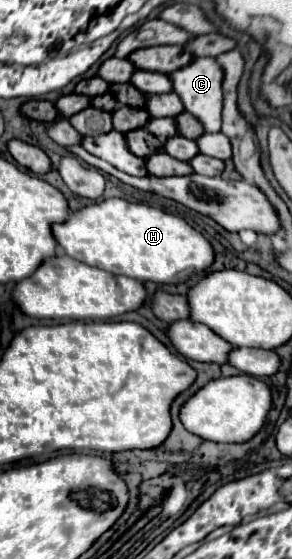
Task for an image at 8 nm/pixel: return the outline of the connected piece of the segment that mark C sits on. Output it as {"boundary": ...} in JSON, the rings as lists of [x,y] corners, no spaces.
{"boundary":[[[210,57],[194,59],[194,63],[190,63],[184,69],[174,71],[170,77],[174,83],[174,93],[178,93],[182,97],[186,111],[192,113],[196,119],[200,119],[208,133],[220,131],[220,125],[222,125],[222,79],[224,79],[224,71],[222,71],[220,63]]]}

